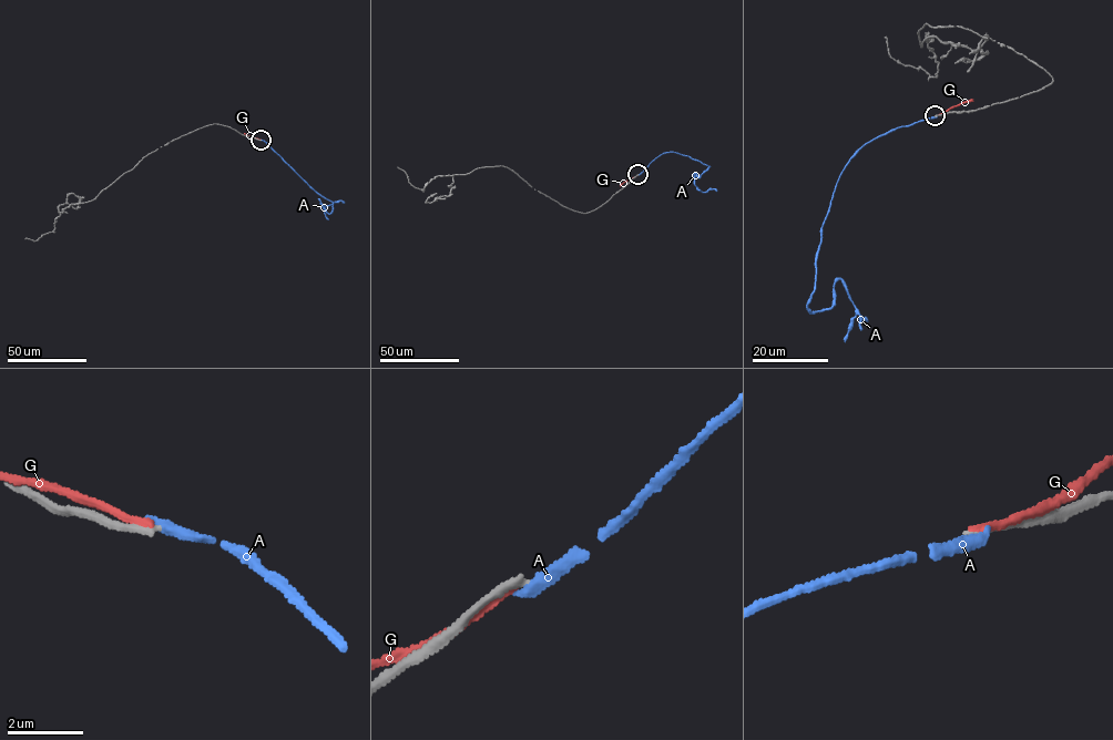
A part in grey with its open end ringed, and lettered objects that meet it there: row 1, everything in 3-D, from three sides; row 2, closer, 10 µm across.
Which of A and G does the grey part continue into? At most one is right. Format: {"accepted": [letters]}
{"accepted": []}

